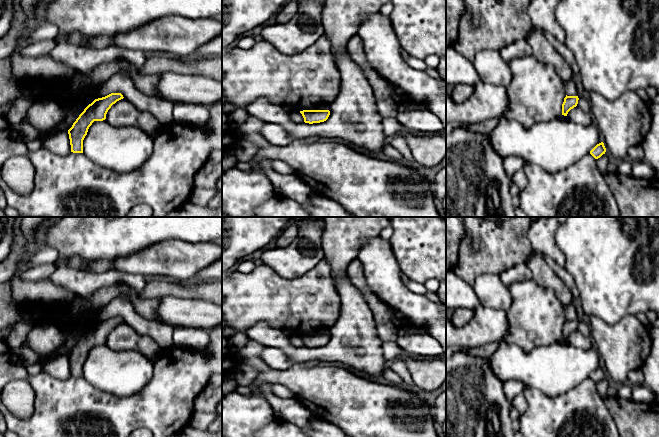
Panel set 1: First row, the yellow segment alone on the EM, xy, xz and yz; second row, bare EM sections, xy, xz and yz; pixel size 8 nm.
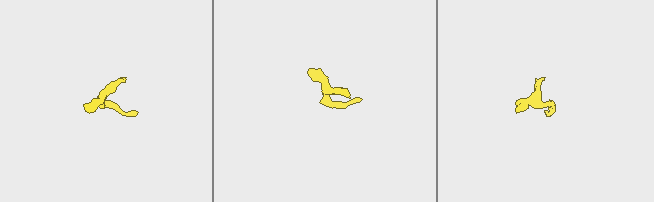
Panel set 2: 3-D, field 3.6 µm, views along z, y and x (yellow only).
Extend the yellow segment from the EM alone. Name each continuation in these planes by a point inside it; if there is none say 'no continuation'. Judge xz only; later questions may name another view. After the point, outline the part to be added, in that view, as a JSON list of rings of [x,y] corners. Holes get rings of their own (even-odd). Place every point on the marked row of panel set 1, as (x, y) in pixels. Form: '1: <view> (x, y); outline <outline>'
no continuation

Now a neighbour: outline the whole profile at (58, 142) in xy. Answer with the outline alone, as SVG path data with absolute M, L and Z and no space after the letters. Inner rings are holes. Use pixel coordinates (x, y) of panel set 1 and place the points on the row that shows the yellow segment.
M58 130L49 134L42 141L43 147L58 155L66 155L71 152L68 131Z

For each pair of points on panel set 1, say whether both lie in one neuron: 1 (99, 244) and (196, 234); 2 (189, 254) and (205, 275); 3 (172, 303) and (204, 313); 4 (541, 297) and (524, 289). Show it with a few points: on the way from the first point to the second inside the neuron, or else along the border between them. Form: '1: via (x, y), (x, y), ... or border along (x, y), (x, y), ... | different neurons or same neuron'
1: via (123, 235), (134, 229), (172, 229) | same neuron
2: border along (211, 263), (187, 281) | different neurons
3: via (180, 311), (196, 313) | same neuron
4: via (537, 297), (532, 297), (528, 293) | same neuron

